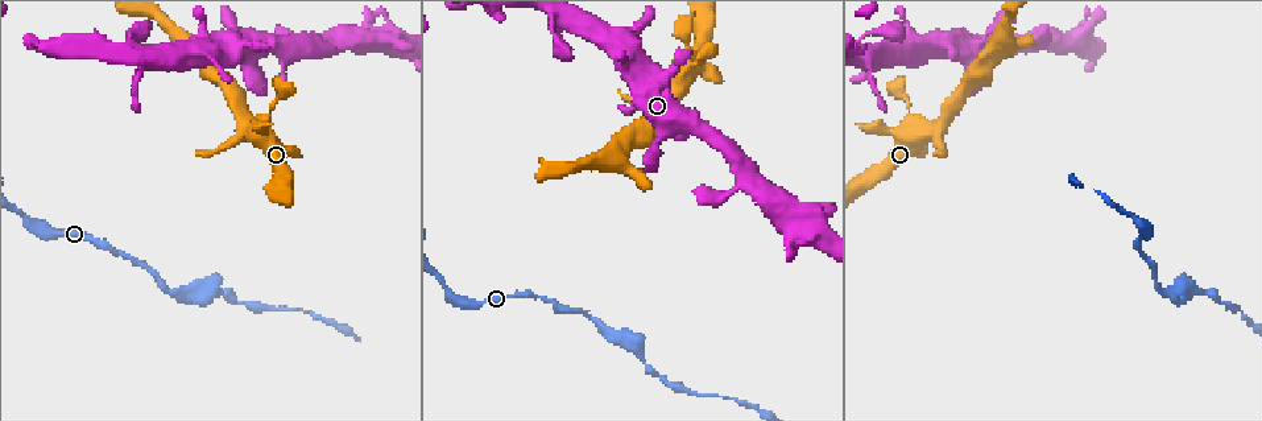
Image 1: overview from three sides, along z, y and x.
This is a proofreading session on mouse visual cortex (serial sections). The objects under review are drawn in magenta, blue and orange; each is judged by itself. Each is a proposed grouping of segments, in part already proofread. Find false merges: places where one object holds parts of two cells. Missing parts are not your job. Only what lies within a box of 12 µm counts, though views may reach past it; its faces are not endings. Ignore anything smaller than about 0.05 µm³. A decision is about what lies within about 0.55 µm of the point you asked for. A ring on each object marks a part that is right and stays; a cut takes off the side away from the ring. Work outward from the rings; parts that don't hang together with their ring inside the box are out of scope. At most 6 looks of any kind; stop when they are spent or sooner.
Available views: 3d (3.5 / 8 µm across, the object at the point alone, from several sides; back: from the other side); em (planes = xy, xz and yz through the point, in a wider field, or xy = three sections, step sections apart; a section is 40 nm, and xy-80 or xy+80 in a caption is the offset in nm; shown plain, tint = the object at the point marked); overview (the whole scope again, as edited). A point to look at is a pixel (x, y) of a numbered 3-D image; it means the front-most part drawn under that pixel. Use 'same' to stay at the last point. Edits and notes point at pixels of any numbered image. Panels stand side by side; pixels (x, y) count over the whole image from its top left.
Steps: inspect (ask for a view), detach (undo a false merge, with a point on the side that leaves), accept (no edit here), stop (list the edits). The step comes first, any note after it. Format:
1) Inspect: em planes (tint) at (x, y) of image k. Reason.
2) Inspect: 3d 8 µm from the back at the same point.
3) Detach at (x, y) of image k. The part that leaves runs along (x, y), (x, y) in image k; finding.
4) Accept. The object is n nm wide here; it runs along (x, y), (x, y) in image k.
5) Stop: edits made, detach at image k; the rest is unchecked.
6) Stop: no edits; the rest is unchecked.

Inspect: em planes (tint) at (903, 53) of image 1. Narrows sharply.

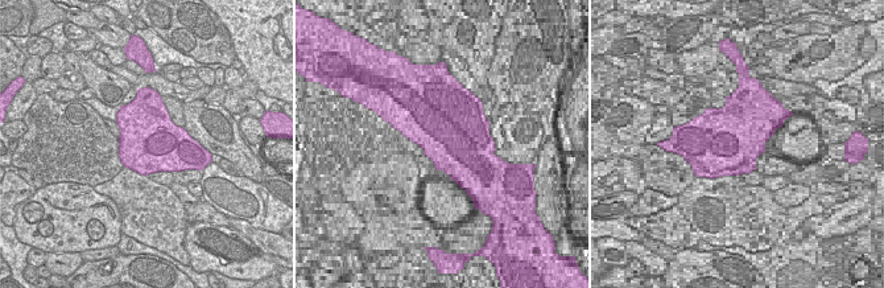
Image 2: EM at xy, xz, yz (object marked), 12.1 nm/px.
Inspect: 3d 3.5 µm at the same point.

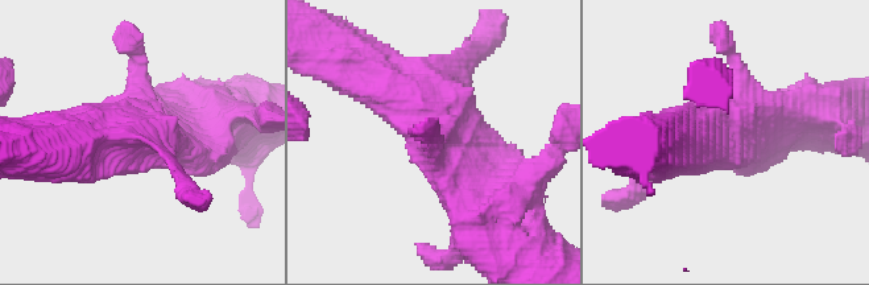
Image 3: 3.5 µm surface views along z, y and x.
Accept. It runs along (483, 180), (434, 119), (352, 62) in image 3; all the same cell.

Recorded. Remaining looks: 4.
Inspect: 3d 3.5 µm at (265, 118) of image 1. Calibre changes.

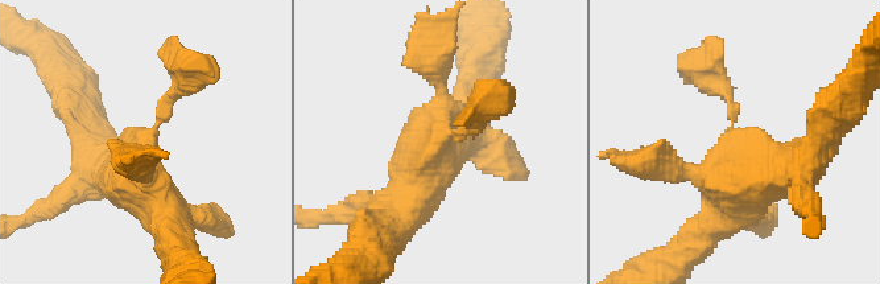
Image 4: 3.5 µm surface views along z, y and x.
Inspect: em planes (tint) at (737, 145) of image 4. Shape alone is not enough.

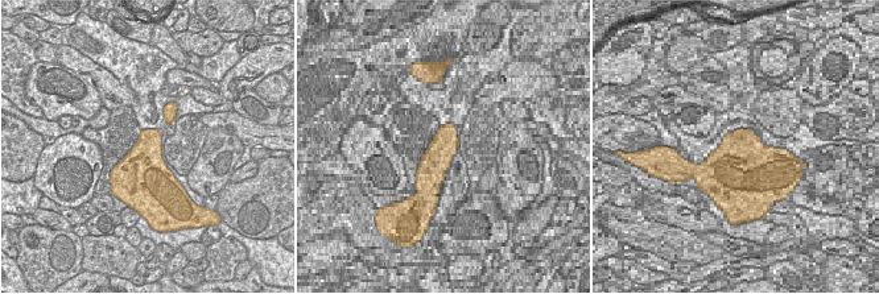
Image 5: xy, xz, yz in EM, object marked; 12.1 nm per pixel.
Accept. The object is 500 nm wide here; it runs along (169, 218), (137, 181), (141, 144), (185, 75) in image 4; continuous, no second cell.

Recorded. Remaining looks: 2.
Inspect: 3d 3.5 µm at (452, 293) of image 1. Thick turns thin.

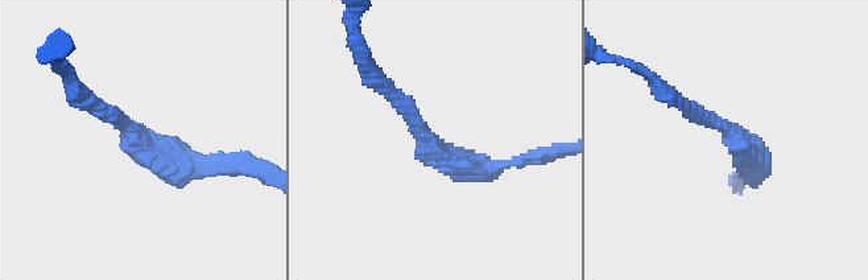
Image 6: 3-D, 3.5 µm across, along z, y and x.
Inspect: em xy step 5 (tint) at (134, 133) of image 6. The arms are 200, 350 nm wide; now the EM.

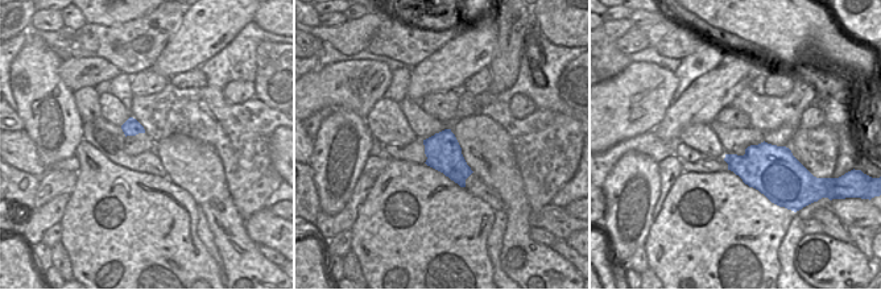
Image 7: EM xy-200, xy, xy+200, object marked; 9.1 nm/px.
Accept. It runs along (500, 164), (447, 161), (375, 79) in image 6; continuous, no second cell.

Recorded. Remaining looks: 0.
Stop: no edits; the rest is unchecked.

